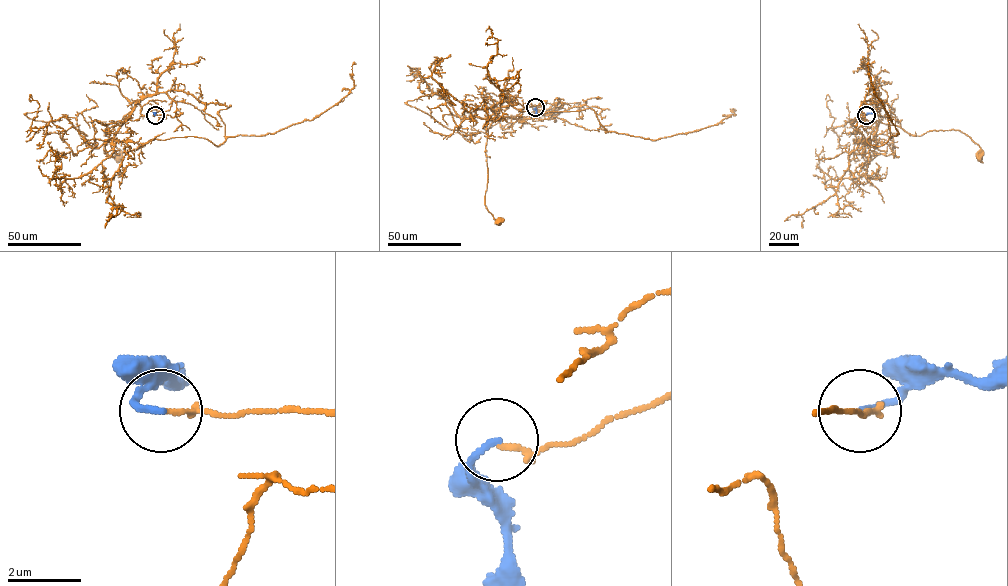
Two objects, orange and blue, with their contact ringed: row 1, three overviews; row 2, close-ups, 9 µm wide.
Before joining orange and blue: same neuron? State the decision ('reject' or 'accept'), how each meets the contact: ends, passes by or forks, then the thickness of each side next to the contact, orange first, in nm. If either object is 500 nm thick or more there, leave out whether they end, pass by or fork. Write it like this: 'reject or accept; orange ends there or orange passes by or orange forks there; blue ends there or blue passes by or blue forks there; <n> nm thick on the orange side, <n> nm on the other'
reject; orange ends there; blue ends there; 130 nm thick on the orange side, 170 nm on the other

